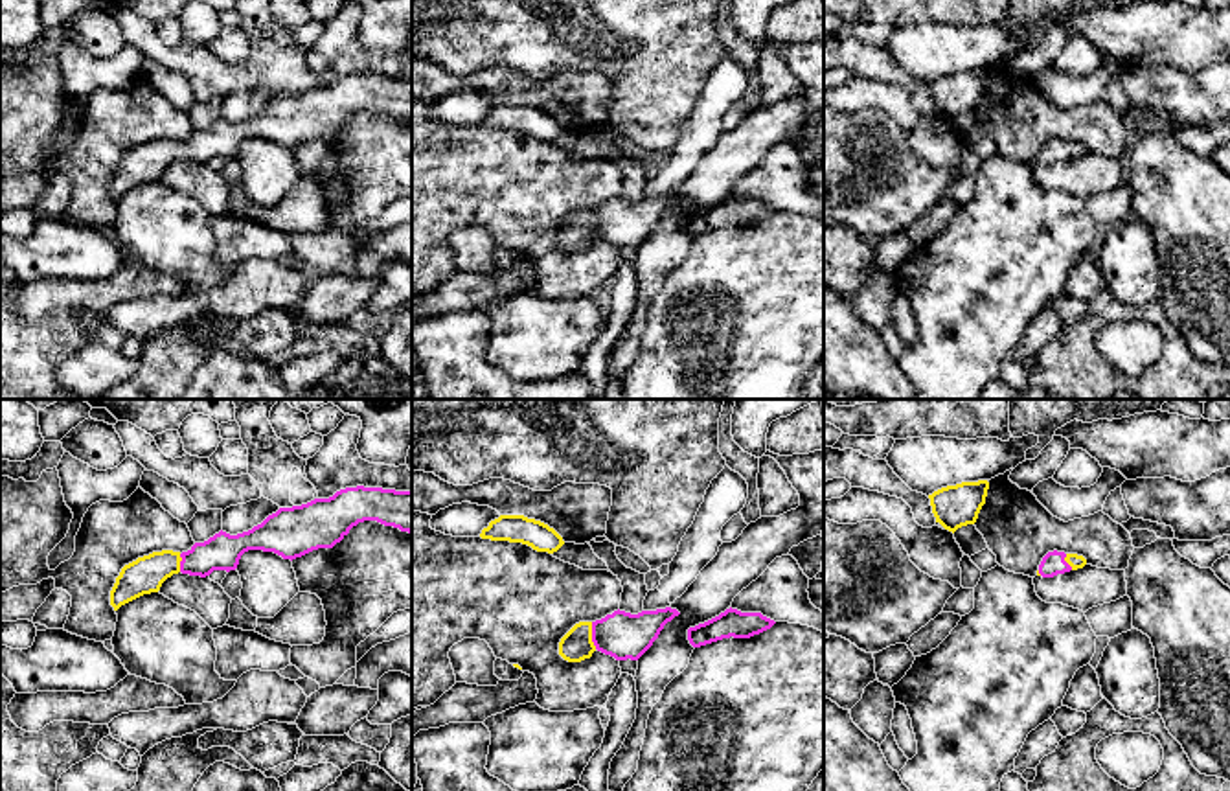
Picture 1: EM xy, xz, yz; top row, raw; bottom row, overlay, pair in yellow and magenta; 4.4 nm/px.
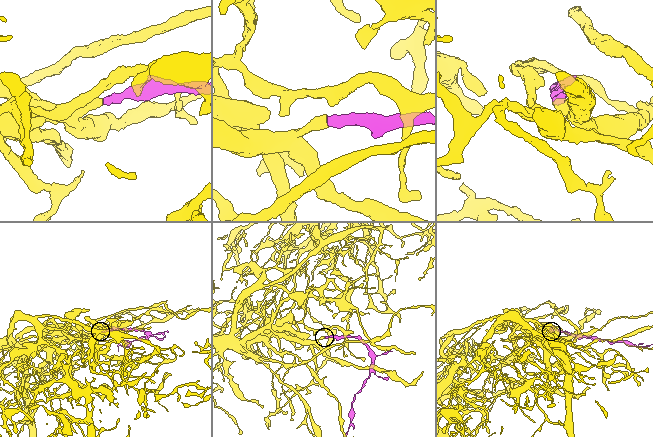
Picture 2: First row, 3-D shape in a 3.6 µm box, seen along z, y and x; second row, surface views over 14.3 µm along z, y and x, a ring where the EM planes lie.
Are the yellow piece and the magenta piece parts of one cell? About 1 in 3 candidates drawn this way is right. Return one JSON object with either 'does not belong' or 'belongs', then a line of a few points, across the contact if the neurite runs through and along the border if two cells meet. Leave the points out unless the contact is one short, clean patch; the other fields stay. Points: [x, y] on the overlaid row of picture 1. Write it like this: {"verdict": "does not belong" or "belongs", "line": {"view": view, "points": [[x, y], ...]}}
{"verdict": "belongs"}

